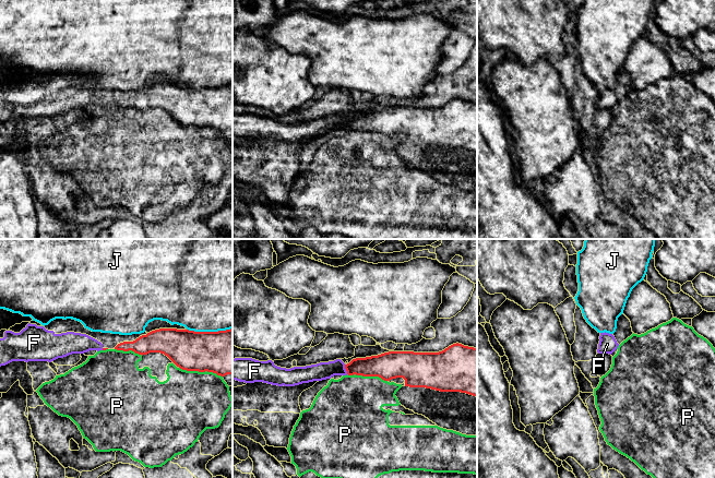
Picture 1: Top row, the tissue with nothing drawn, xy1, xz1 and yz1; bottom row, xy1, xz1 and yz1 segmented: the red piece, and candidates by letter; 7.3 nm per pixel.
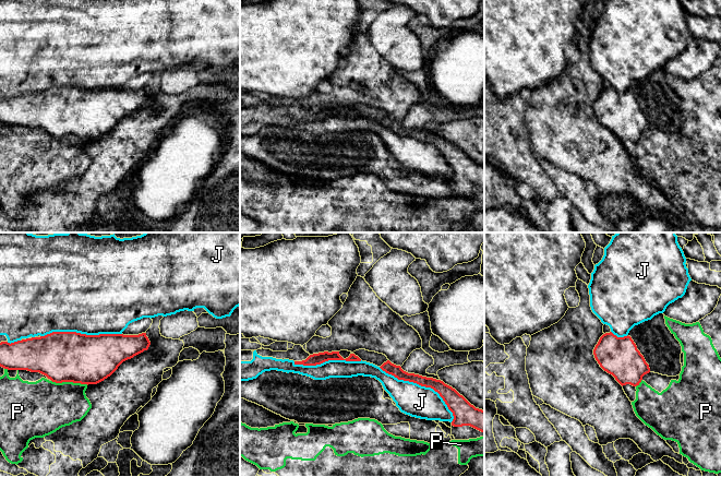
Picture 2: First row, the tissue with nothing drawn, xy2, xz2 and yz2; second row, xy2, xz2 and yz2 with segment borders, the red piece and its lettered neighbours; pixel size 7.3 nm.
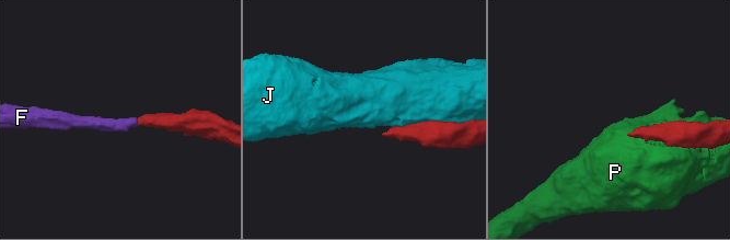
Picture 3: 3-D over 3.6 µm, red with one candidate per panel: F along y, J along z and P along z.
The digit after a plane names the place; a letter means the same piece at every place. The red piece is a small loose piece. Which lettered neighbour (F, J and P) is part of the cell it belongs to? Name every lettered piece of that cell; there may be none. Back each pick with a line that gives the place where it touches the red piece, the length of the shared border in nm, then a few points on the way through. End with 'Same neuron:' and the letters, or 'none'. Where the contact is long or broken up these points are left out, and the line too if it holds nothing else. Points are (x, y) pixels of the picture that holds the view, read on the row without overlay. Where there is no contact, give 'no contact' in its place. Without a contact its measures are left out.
F: meets red in xz1 at (345, 123); contact 80 nm long; runs through xz1 (379, 121), (345, 123), (331, 123), (320, 127)
Same neuron: F

